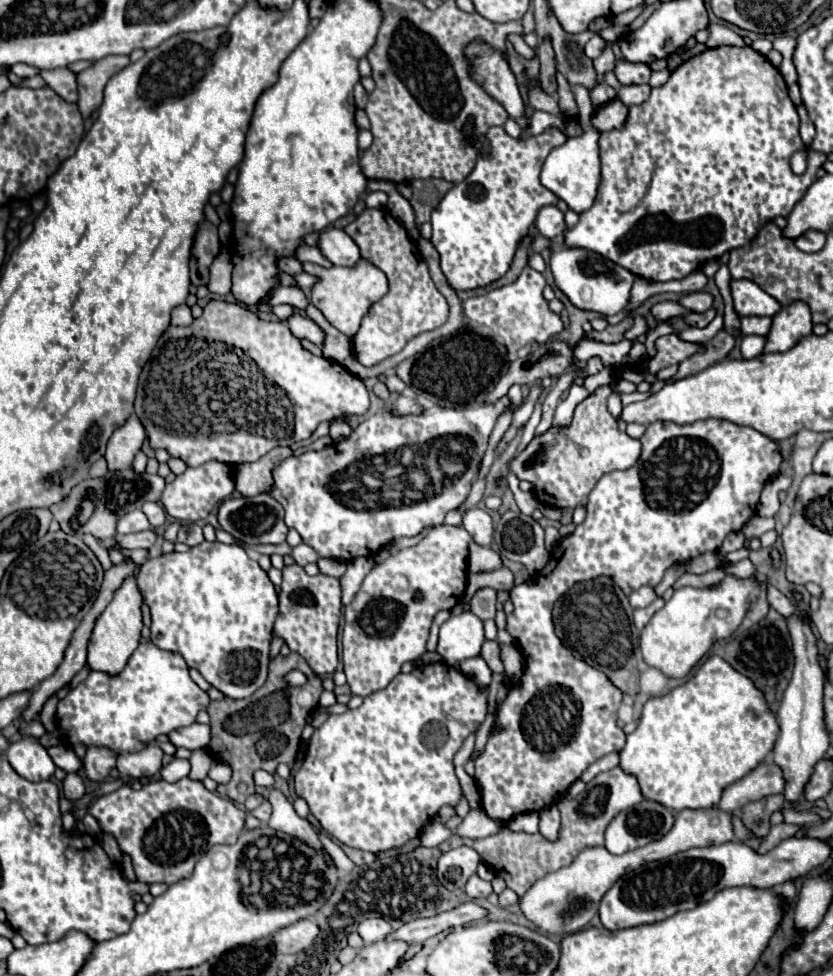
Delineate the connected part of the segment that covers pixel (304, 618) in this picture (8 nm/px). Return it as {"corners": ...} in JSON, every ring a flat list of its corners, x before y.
{"corners":[[290,565,282,569,280,585,280,619,276,619,274,633,284,637,286,645,300,653,316,675,334,673,338,665,338,623,342,613,342,587,336,577,314,575,310,577,302,567]]}

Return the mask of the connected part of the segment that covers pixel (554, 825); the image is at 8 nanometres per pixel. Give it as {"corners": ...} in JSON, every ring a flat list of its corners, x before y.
{"corners":[[548,805,540,811,540,833,546,839,556,839,556,833,560,829,560,813,556,805]]}

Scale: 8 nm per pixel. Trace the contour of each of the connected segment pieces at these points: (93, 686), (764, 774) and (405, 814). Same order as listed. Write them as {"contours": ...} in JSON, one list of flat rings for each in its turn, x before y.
{"contours":[[[140,643,120,675,106,677,106,673,90,671,88,679,58,703,56,725,66,733,68,745,104,745,116,753,140,751,158,735,192,725,208,703,210,697,190,679,180,653]],[[764,761,746,777,728,785,716,807,720,811,736,811,736,809,742,809,750,801,756,801,766,795,782,793,782,791,784,791,784,779,782,779,780,767]],[[428,663,412,673,400,673,392,685,364,699,358,709,342,715,330,715,308,741,308,753,296,771,296,795,302,797,322,829,340,843,378,853,404,845,418,837,420,829,444,807,454,807,460,797,460,785,452,759,462,741,480,727,486,717,486,693,480,693,470,677,444,663]]]}

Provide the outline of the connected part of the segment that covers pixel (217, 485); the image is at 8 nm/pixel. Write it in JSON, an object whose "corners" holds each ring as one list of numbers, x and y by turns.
{"corners":[[208,461,200,467,188,467,182,475,176,477,176,481,168,483,160,501,168,515,172,515,176,521,200,521,206,519,208,513,226,497,230,497,234,491,232,481,232,467,224,465,220,461]]}

